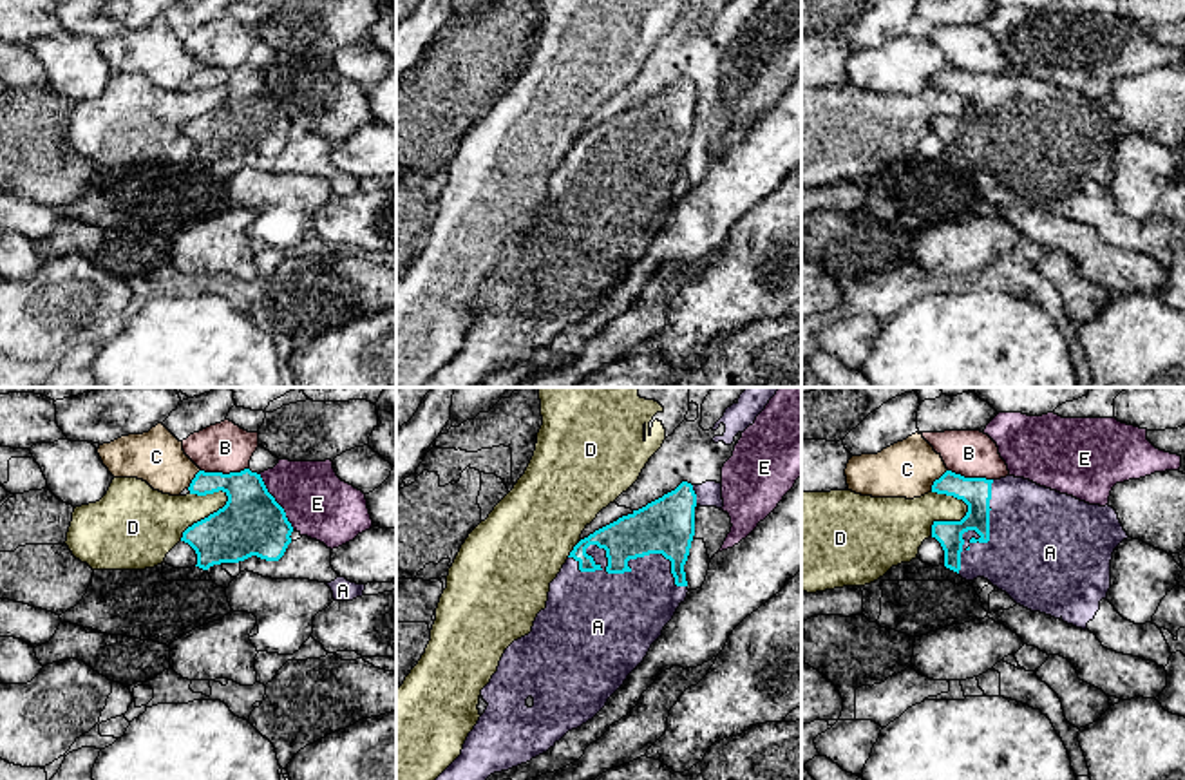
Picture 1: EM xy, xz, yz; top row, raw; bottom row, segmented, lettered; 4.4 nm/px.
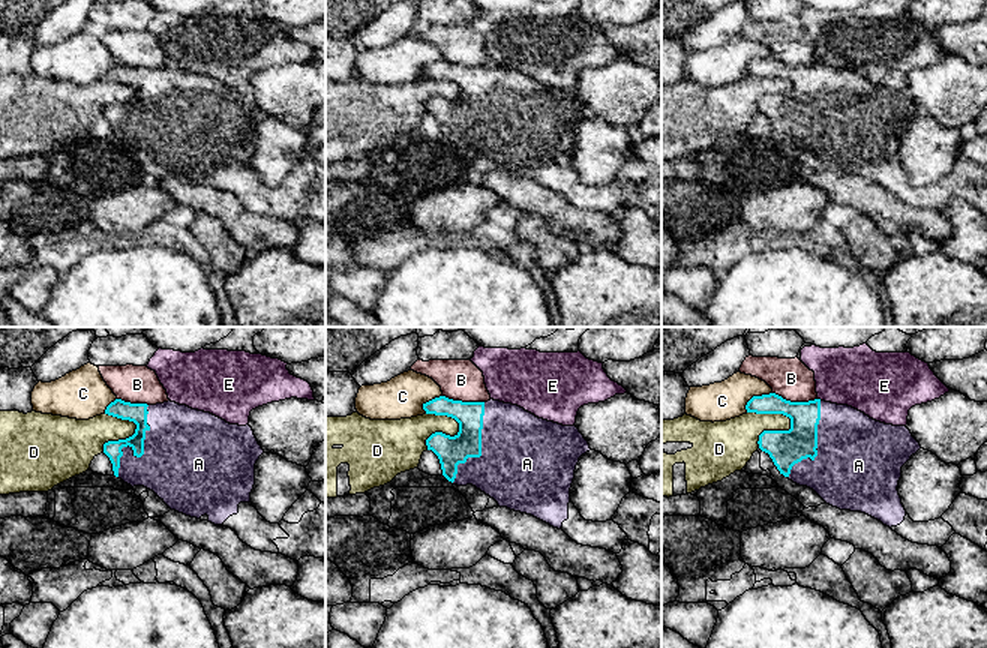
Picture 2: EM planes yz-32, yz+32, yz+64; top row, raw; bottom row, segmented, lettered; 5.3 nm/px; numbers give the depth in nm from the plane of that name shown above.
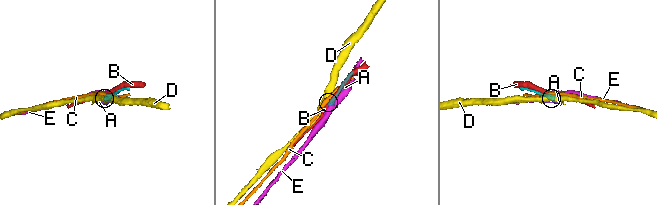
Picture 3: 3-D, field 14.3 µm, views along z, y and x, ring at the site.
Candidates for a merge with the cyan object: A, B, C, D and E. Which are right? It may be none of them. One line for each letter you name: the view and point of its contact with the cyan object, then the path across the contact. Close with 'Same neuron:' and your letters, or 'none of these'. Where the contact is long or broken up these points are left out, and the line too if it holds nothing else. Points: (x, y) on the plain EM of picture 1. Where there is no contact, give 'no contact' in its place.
A: xz (630, 152)
Same neuron: A

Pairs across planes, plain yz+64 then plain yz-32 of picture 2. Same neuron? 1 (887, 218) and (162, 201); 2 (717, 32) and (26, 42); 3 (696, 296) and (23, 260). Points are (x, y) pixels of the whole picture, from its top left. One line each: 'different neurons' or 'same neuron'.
1: different neurons
2: different neurons
3: different neurons

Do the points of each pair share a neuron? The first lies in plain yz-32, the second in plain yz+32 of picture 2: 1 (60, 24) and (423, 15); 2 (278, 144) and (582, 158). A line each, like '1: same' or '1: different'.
1: different
2: same

